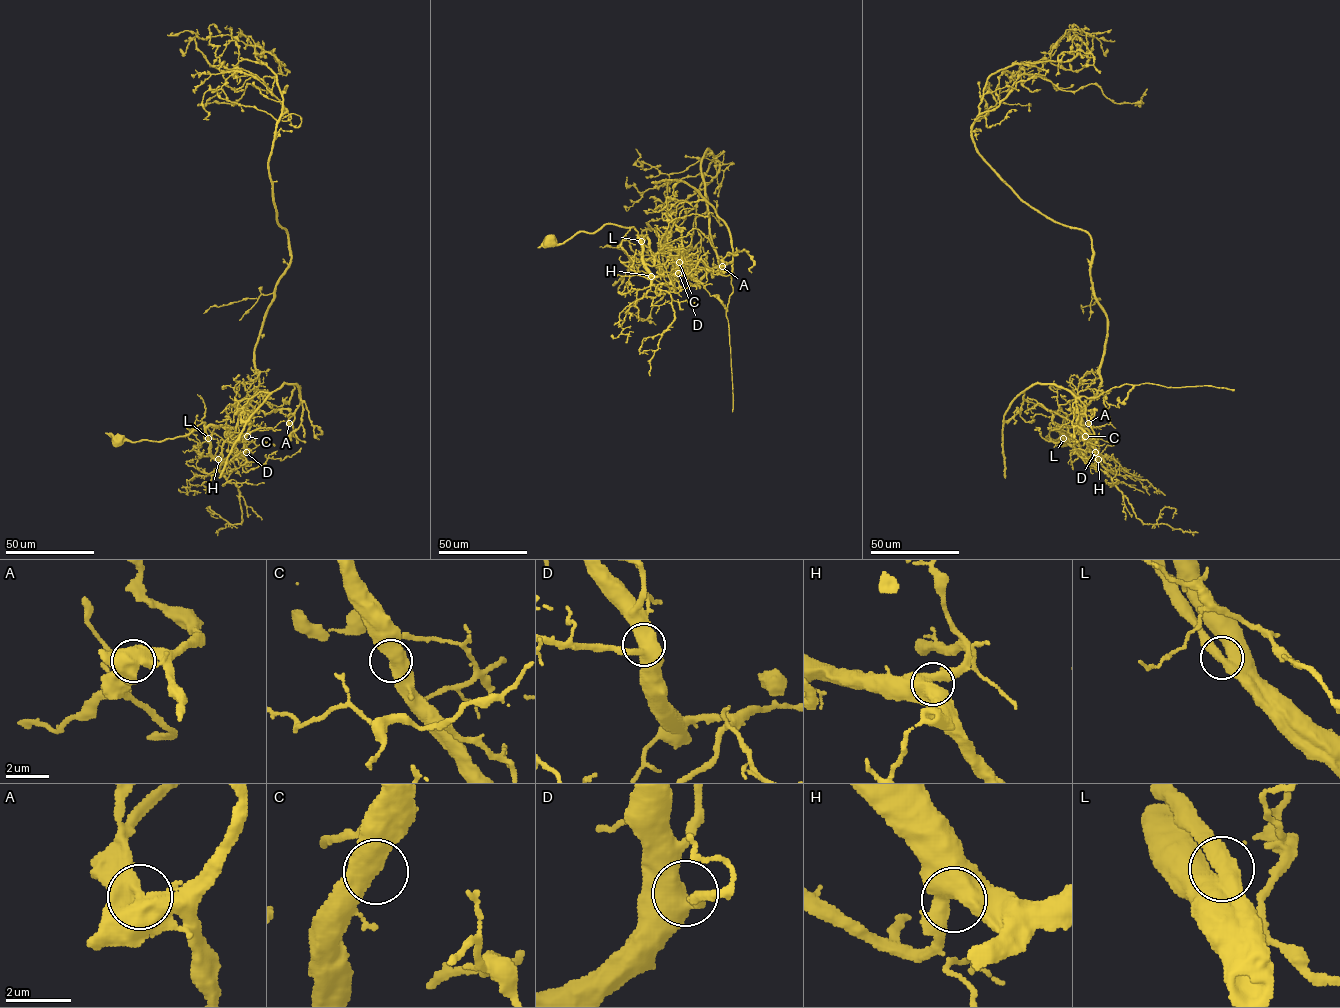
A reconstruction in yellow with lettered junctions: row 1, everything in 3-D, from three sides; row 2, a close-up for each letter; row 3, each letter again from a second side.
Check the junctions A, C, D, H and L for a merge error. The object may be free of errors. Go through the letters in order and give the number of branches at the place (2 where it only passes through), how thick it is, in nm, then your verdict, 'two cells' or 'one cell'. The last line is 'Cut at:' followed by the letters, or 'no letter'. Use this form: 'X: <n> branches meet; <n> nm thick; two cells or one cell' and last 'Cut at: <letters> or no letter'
A: 2 branches meet; 700 nm thick; two cells
C: 2 branches meet; 600 nm thick; one cell
D: 2 branches meet; 550 nm thick; one cell
H: 2 branches meet; 600 nm thick; one cell
L: 2 branches meet; 650 nm thick; one cell
Cut at: A

